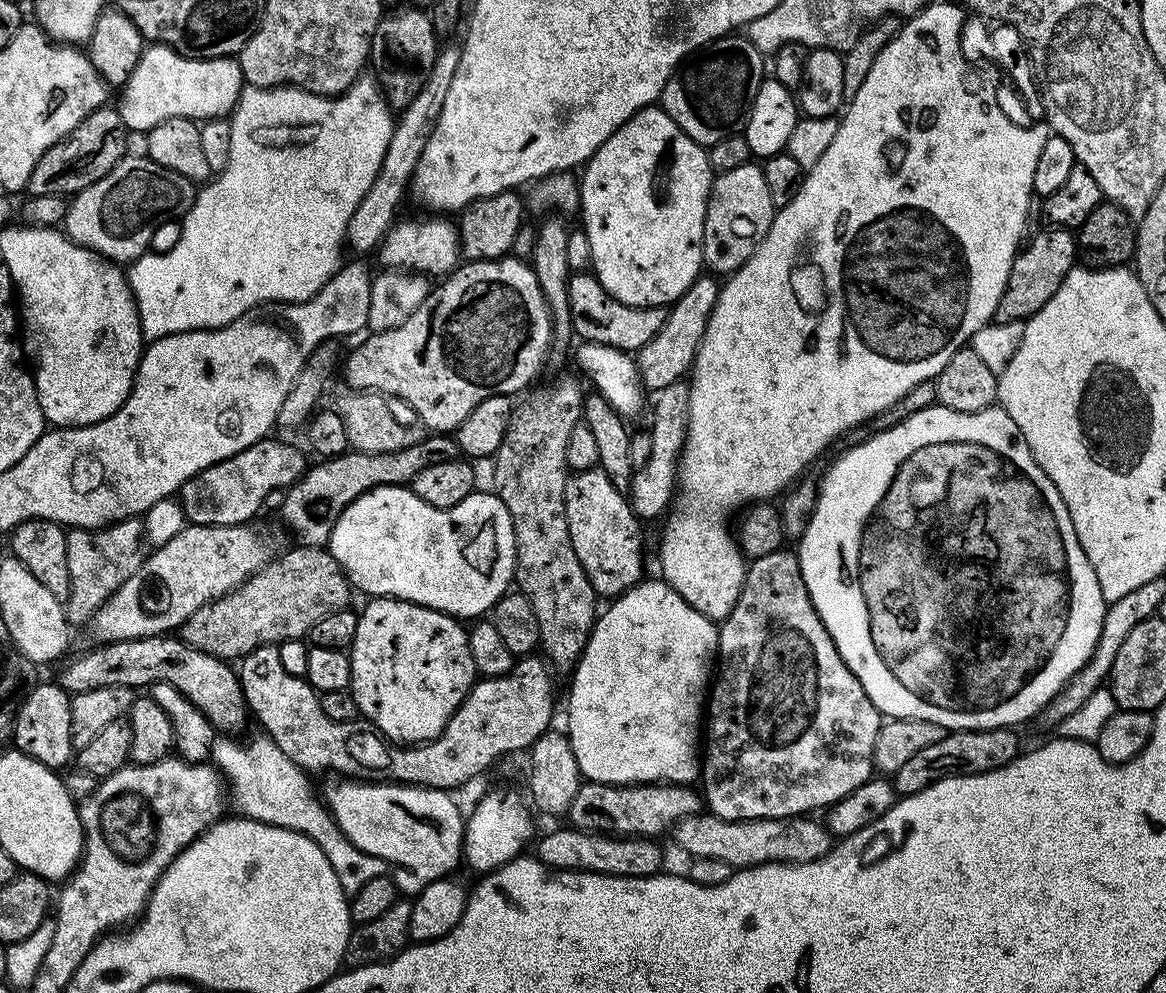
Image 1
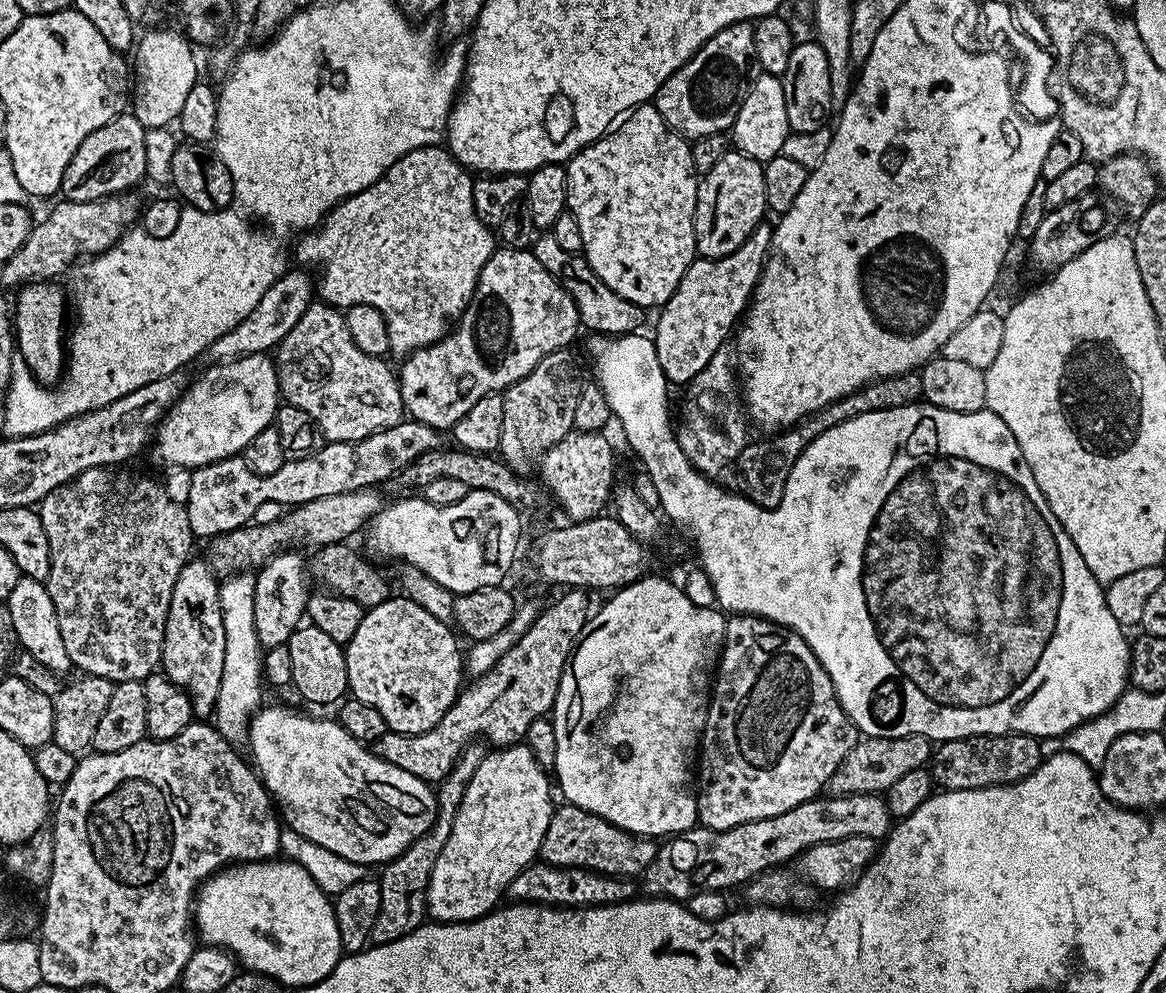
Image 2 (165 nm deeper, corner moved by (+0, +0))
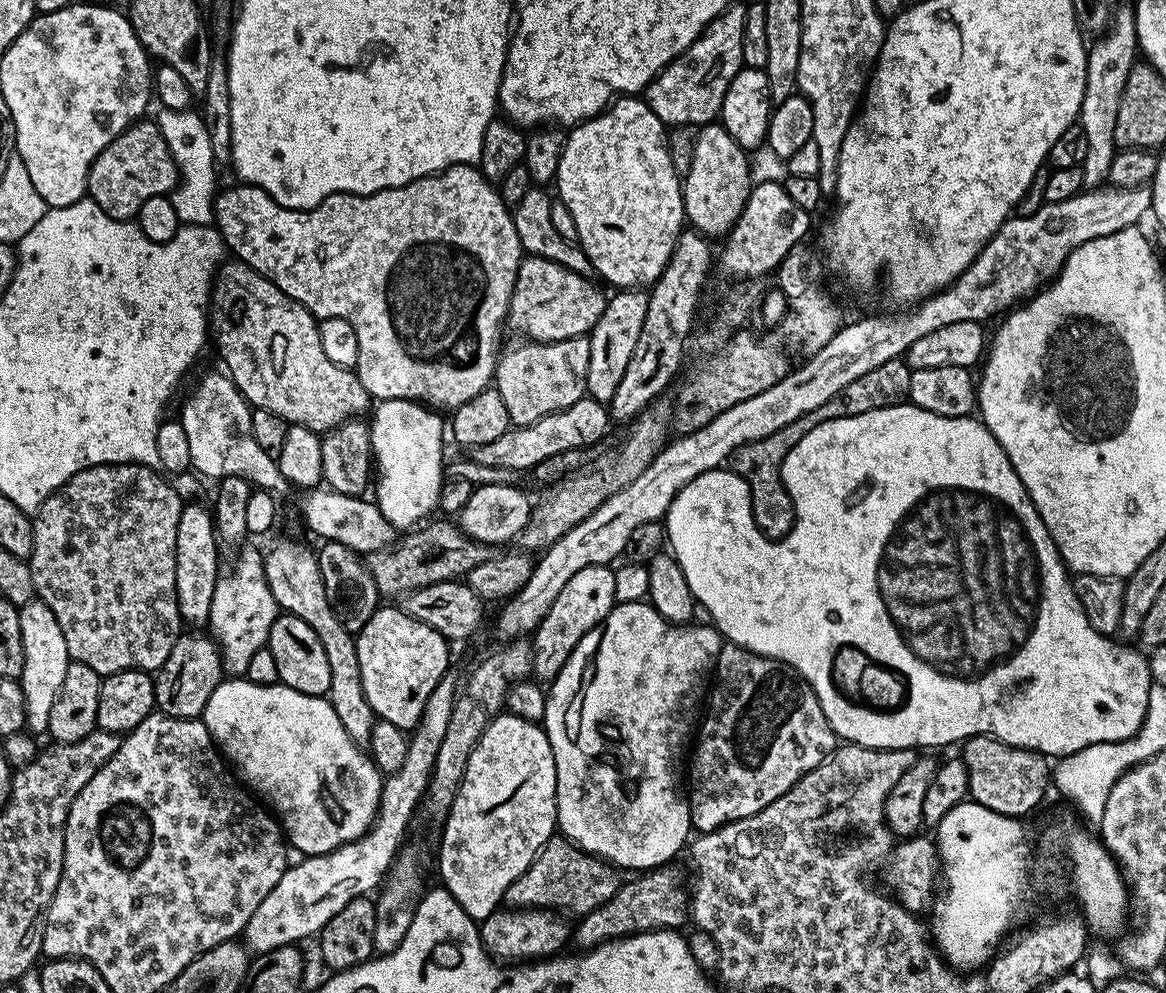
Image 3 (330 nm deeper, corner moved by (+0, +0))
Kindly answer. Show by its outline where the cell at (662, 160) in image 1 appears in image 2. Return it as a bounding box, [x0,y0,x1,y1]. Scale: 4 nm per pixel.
[566,102,698,310]

